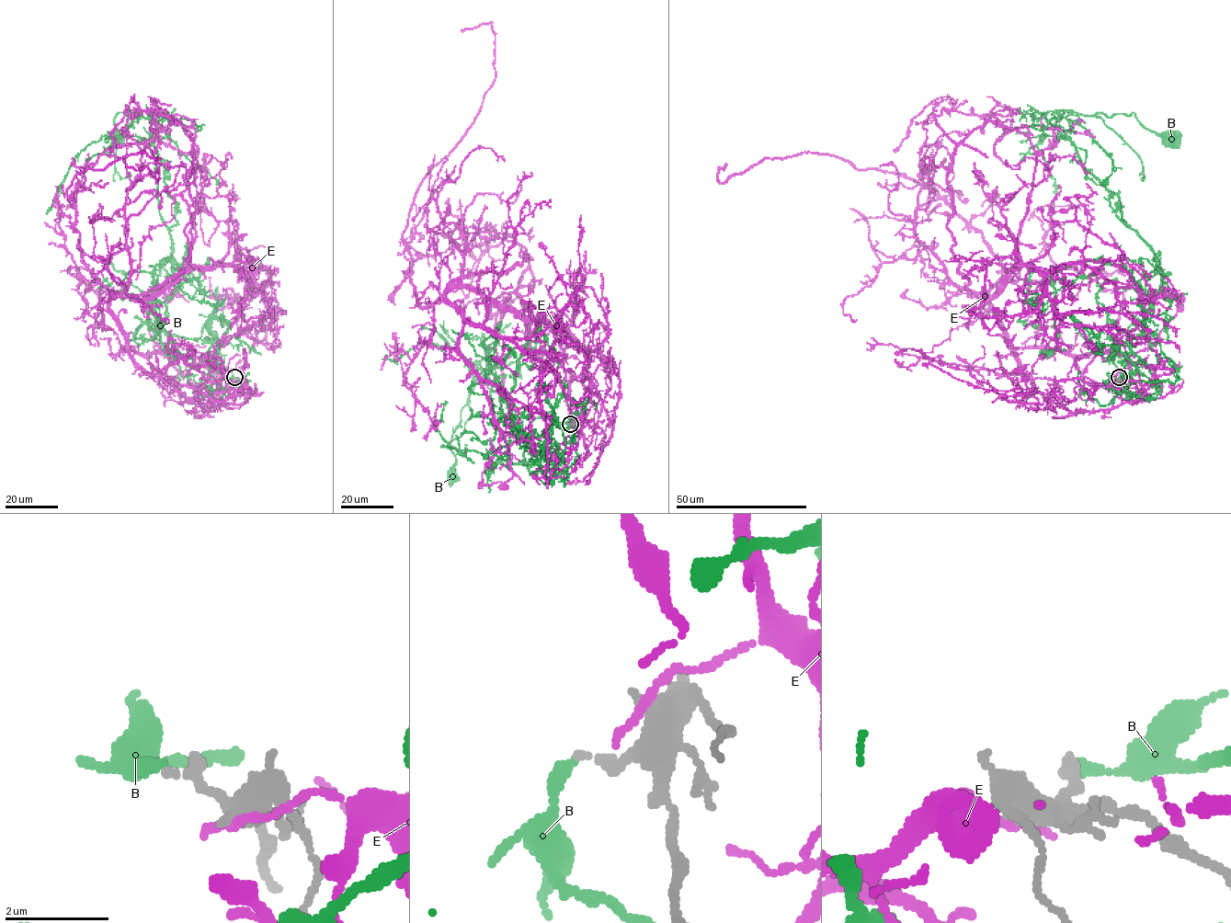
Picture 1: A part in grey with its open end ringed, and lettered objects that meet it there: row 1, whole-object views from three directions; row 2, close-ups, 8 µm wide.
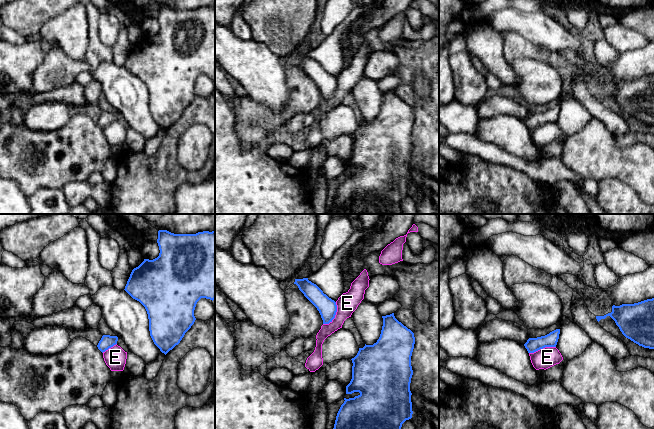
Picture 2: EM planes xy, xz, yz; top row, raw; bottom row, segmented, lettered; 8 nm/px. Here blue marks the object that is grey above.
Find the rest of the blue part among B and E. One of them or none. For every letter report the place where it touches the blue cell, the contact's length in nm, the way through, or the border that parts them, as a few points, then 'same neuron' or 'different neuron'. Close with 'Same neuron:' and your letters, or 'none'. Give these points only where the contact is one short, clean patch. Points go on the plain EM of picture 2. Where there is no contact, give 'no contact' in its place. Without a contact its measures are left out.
B: no contact; different neuron
E: meets blue in xz at (335, 90); contact 220 nm long; border along xz (336, 78), (335, 92), (328, 99), (323, 100); different neuron
Same neuron: none

